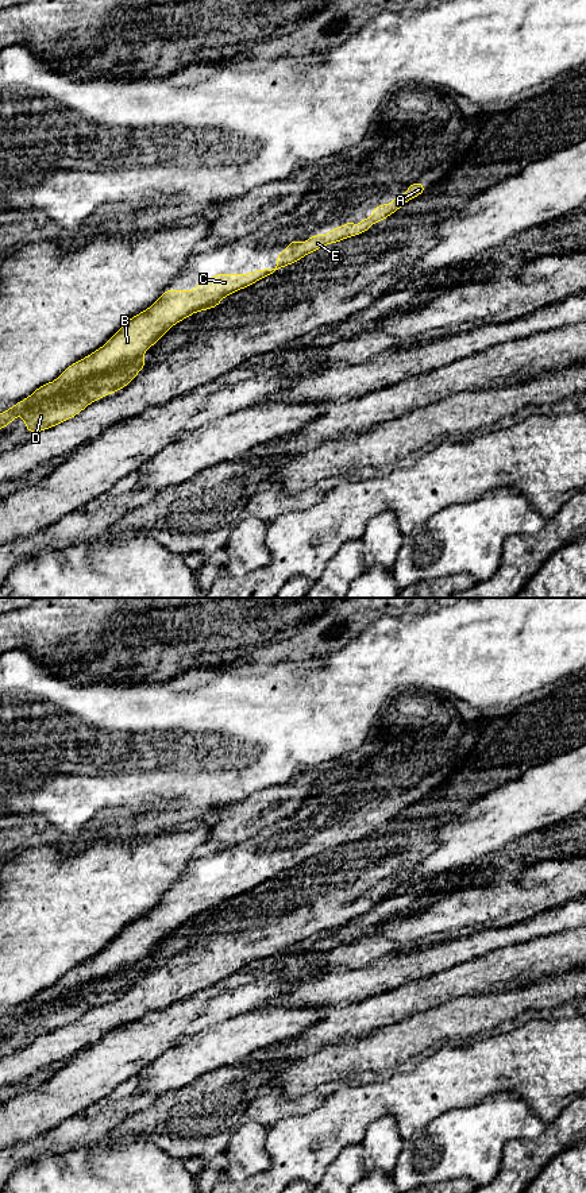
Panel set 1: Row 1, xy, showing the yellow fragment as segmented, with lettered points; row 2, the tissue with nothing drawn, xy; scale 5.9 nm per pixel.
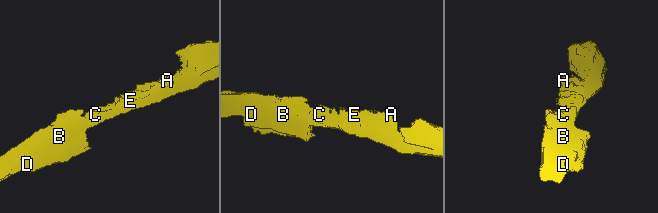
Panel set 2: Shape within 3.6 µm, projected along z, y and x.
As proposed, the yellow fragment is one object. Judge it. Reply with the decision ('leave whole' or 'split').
split

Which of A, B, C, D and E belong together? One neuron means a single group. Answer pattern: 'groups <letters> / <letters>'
groups A B C E / D

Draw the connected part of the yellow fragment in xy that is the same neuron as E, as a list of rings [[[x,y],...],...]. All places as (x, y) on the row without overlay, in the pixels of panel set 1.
[[[417,785],[406,792],[405,800],[396,800],[392,808],[373,811],[374,819],[370,823],[362,823],[359,830],[354,830],[348,825],[344,831],[335,831],[324,841],[312,839],[305,848],[290,845],[288,853],[277,858],[275,873],[259,873],[248,879],[213,879],[209,887],[197,887],[196,895],[163,895],[150,912],[127,924],[103,951],[70,969],[55,985],[38,992],[30,1001],[0,1018],[0,1034],[11,1028],[22,1014],[65,997],[89,981],[103,978],[142,961],[173,930],[190,919],[219,911],[224,901],[248,892],[265,881],[277,879],[282,872],[297,868],[315,854],[369,835],[374,826],[378,829],[425,795],[425,791]]]

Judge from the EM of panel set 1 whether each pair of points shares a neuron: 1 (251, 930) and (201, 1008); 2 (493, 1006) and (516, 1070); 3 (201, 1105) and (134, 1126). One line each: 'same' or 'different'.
1: different
2: different
3: same

